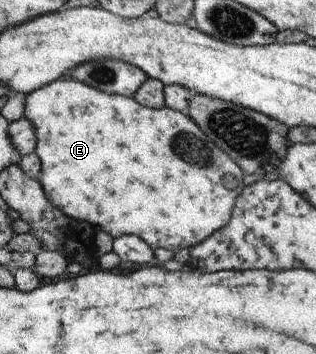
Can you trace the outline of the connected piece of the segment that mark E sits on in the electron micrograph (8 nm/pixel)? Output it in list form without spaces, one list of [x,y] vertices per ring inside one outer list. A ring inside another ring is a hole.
[[[64,78],[28,94],[24,117],[27,117],[35,127],[37,137],[35,153],[39,156],[42,166],[39,173],[39,182],[44,187],[45,195],[48,195],[49,201],[68,217],[82,221],[86,225],[91,223],[90,226],[95,229],[99,227],[99,229],[107,231],[113,237],[133,233],[133,235],[141,237],[153,249],[155,247],[165,247],[165,249],[169,249],[174,253],[182,248],[191,248],[191,245],[203,242],[215,231],[229,223],[231,213],[233,213],[235,207],[235,199],[239,197],[245,187],[243,183],[244,172],[241,167],[235,161],[232,161],[225,151],[221,153],[222,150],[205,137],[205,133],[202,133],[198,125],[188,117],[187,112],[176,111],[169,107],[163,107],[162,109],[145,107],[131,97],[118,94],[109,95],[109,93],[93,89],[93,86],[85,85],[81,81]]]

